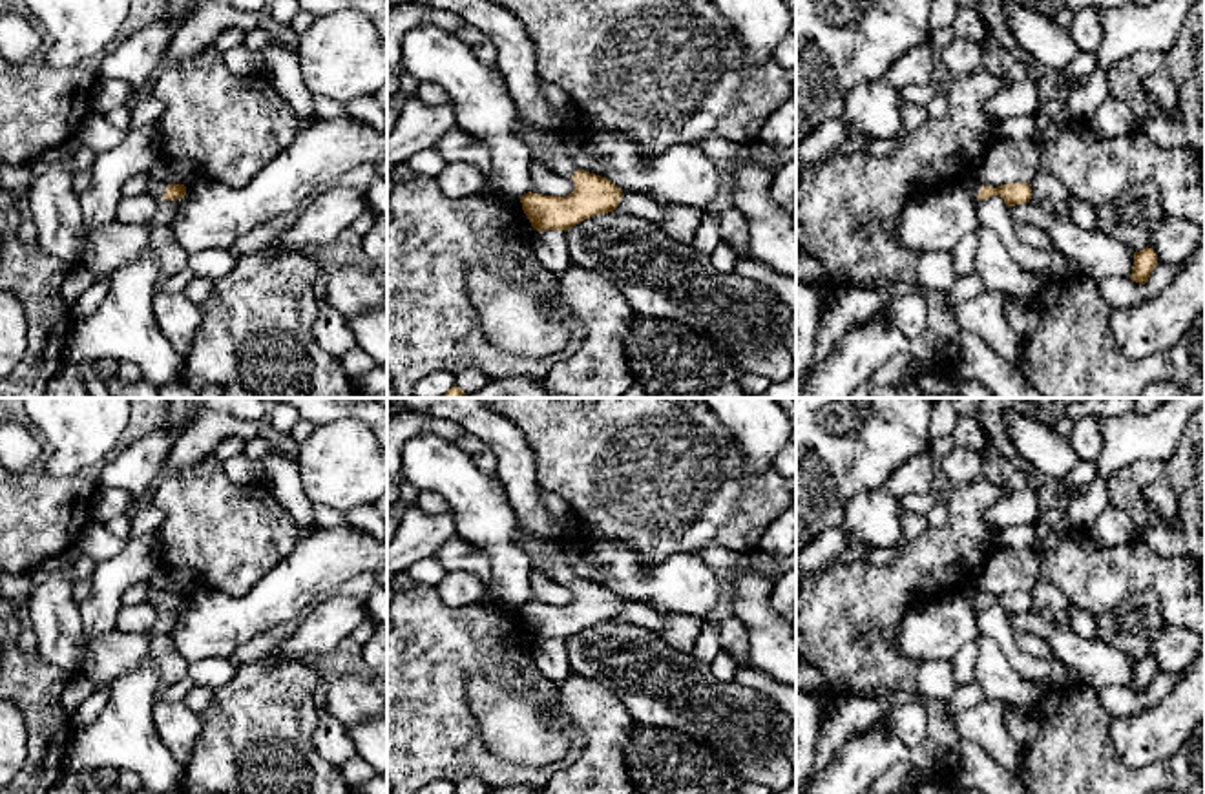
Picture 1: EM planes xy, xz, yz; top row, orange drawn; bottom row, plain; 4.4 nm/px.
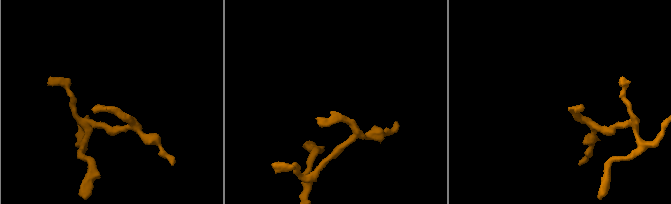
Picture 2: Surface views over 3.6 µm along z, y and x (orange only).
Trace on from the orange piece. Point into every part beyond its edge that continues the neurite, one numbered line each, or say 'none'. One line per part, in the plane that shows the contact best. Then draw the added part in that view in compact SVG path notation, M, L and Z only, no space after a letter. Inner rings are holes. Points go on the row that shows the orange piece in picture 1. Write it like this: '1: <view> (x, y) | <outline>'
1: xy (156, 188) | M150 177L148 193L152 197L162 197L166 188L168 188L166 183L159 183L159 181Z

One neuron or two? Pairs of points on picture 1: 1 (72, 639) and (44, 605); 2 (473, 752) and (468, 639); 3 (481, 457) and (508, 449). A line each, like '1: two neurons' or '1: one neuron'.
1: one neuron
2: one neuron
3: two neurons

